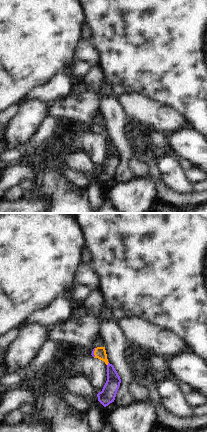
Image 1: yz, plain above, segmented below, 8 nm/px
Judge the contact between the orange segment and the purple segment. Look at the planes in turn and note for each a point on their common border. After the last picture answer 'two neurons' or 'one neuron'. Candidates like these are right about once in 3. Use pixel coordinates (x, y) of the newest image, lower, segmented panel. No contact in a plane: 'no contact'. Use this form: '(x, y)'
(107, 364)

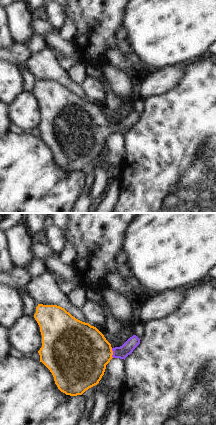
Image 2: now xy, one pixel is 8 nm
(112, 353)

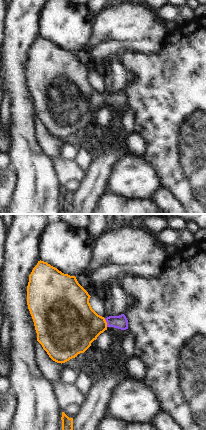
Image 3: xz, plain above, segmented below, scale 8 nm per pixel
(106, 322)

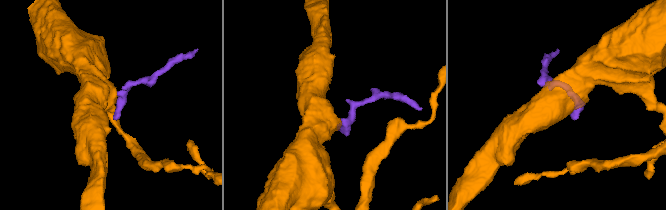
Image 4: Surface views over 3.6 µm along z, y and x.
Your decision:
one neuron

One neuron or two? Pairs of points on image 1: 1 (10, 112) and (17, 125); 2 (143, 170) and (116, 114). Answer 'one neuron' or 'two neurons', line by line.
1: two neurons
2: two neurons

